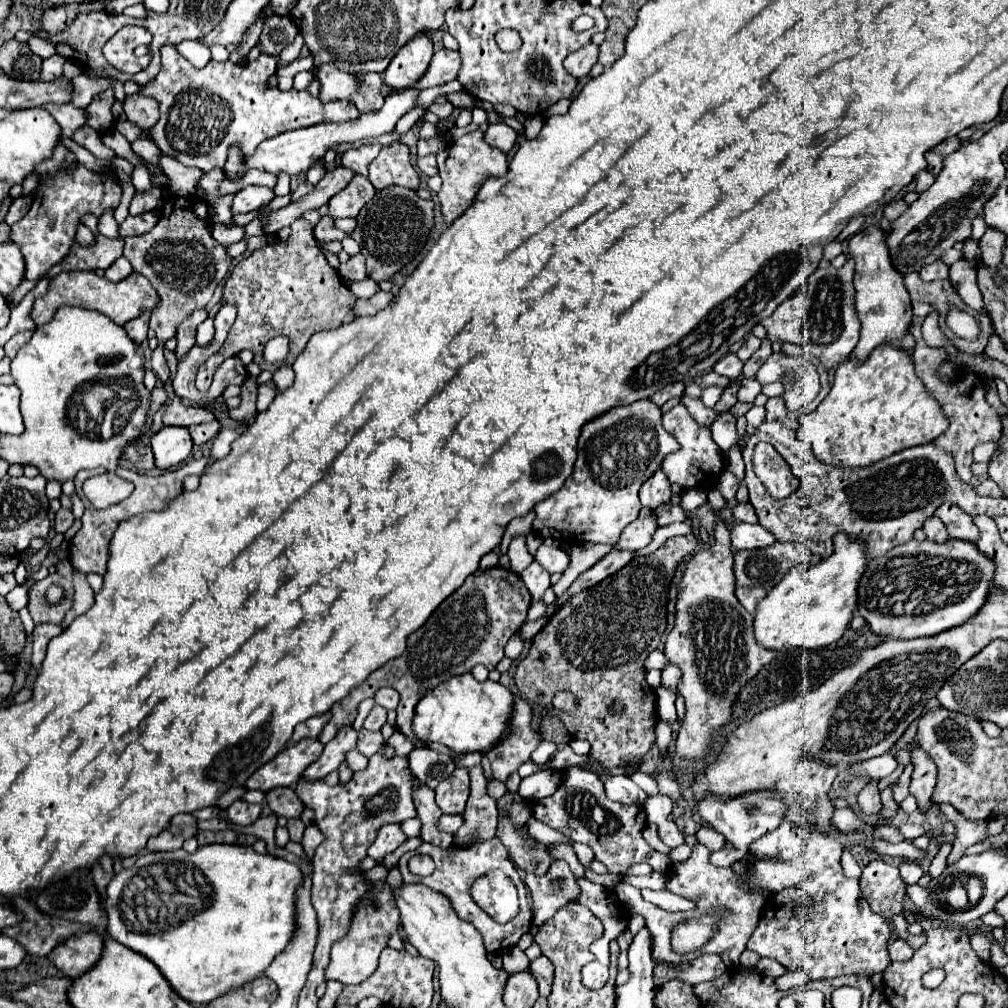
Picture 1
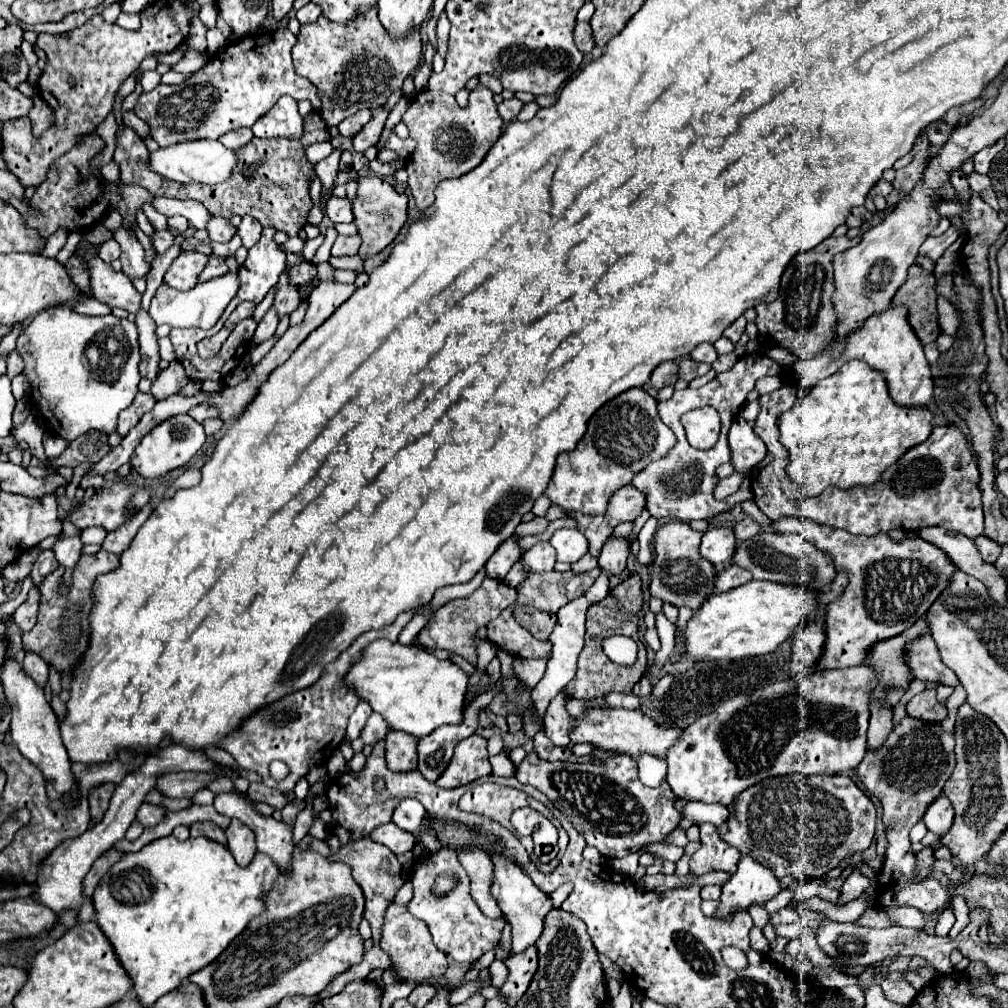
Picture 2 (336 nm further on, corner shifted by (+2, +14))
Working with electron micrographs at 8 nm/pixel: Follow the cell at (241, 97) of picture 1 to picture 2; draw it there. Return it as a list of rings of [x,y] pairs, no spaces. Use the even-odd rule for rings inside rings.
[[[288,27],[236,39],[184,83],[158,85],[152,93],[142,93],[134,113],[150,125],[152,139],[160,147],[168,147],[196,139],[218,139],[232,129],[252,127],[282,95],[290,95],[296,101],[308,99],[320,111],[318,89],[294,73],[290,57],[294,43],[296,37]]]

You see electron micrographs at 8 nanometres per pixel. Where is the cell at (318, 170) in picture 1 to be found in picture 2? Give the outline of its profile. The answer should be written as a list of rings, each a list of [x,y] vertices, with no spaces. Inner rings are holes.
[[[280,97],[280,101],[272,107],[272,111],[252,127],[256,137],[272,139],[272,137],[290,137],[300,139],[304,133],[304,119],[298,113],[298,103],[292,97]]]

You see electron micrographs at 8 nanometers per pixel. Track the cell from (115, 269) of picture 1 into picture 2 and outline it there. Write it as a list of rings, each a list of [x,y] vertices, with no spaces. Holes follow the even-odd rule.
[[[108,239],[106,243],[102,243],[102,247],[100,247],[100,257],[102,257],[106,263],[118,259],[118,257],[120,257],[120,245],[118,245],[118,241],[116,241],[116,239]]]

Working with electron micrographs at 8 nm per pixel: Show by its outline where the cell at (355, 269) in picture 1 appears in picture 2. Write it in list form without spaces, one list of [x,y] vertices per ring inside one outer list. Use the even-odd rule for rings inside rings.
[[[340,235],[332,247],[332,255],[336,257],[342,257],[342,255],[356,255],[358,253],[358,247],[360,247],[360,237],[358,235],[352,235],[352,237],[344,237]]]

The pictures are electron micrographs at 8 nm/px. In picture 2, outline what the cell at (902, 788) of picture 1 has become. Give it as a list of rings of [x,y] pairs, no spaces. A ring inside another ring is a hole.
[[[904,717],[888,735],[888,741],[884,743],[884,749],[876,753],[876,757],[864,757],[862,763],[856,767],[856,775],[864,783],[864,787],[882,803],[882,823],[886,829],[886,839],[888,839],[888,849],[886,849],[886,861],[882,871],[878,873],[878,905],[882,909],[892,909],[896,905],[912,905],[924,913],[932,913],[942,909],[948,903],[946,889],[938,881],[928,881],[928,877],[920,883],[912,883],[912,871],[914,871],[914,851],[910,849],[910,839],[908,831],[910,827],[922,819],[924,809],[942,793],[942,787],[946,779],[952,775],[954,769],[954,735],[944,733],[940,723],[924,723],[918,719]]]

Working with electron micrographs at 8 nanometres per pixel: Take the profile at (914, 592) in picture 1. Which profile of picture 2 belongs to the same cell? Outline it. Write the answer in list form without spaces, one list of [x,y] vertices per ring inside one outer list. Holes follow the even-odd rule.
[[[780,517],[772,521],[772,529],[778,533],[800,533],[834,559],[836,571],[848,575],[850,583],[846,591],[826,609],[828,635],[820,669],[860,665],[872,643],[896,637],[912,627],[914,621],[940,597],[956,573],[956,565],[948,561],[948,555],[920,537],[894,541],[888,533],[872,537],[852,535],[844,529],[798,517]]]

